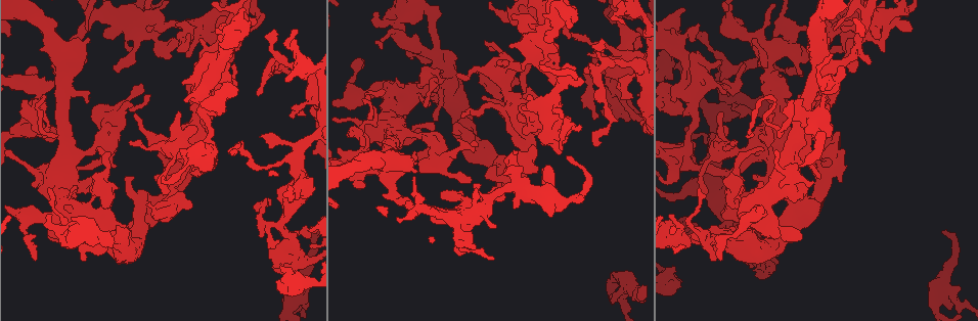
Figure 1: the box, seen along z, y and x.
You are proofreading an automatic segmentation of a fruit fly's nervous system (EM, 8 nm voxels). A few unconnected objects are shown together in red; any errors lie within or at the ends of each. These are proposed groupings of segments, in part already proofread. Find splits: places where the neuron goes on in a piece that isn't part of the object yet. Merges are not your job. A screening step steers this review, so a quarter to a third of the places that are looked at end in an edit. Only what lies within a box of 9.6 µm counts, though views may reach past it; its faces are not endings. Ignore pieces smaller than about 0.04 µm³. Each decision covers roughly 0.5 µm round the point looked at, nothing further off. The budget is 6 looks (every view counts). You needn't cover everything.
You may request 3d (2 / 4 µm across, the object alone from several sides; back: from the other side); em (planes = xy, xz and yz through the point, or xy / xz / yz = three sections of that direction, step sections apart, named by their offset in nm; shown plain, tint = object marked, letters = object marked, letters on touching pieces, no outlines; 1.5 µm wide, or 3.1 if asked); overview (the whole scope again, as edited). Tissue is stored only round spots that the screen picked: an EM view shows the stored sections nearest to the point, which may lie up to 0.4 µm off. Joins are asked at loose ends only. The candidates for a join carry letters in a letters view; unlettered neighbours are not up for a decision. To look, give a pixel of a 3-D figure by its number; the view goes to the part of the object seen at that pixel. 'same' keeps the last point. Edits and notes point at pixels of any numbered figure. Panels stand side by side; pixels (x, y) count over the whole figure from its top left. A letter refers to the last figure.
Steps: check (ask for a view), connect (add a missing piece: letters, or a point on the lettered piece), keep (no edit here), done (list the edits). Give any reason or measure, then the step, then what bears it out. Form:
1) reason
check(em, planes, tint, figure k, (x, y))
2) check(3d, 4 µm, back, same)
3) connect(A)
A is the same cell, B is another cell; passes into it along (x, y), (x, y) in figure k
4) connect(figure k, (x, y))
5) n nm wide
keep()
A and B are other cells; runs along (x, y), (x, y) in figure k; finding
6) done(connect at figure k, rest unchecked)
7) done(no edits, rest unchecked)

an open end
check(em, planes, letters, figure 1, (430, 219))

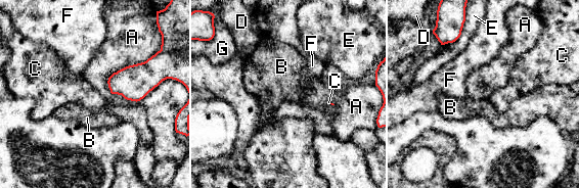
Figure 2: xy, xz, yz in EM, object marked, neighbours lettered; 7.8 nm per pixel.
keep()
A, B, C, D, E, F and G are other cells; border along (158, 51), (115, 72), (109, 92) in figure 2; none of them fits

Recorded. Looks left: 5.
free end
check(em, planes, letters, figure 1, (274, 31))

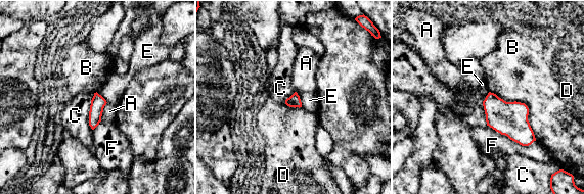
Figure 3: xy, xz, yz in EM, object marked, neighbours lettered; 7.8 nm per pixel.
100 nm wide
keep()
A, B, C, D, E and F are other cells; border along (296, 92), (302, 106) in figure 3; none of them fits

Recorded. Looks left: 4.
an open end
check(em, planes, letters, figure 1, (270, 76))

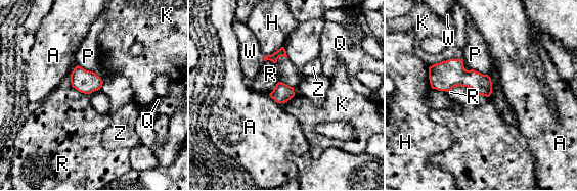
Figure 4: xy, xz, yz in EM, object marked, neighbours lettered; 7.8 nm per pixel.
keep()
A, H, K, P, Q, R, W and Z are other cells; border along (286, 57), (263, 60) in figure 4; none of them fits

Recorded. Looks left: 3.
done(no edits, rest unchecked)

